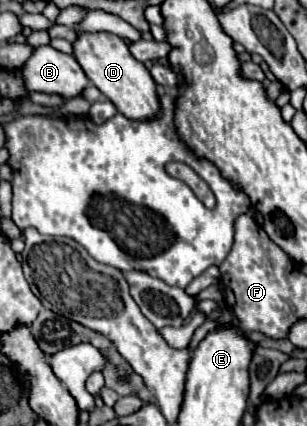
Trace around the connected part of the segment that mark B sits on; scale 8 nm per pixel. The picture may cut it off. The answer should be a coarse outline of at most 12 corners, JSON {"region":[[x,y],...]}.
{"region":[[36,47],[20,71],[30,91],[80,97],[90,83],[72,55]]}

